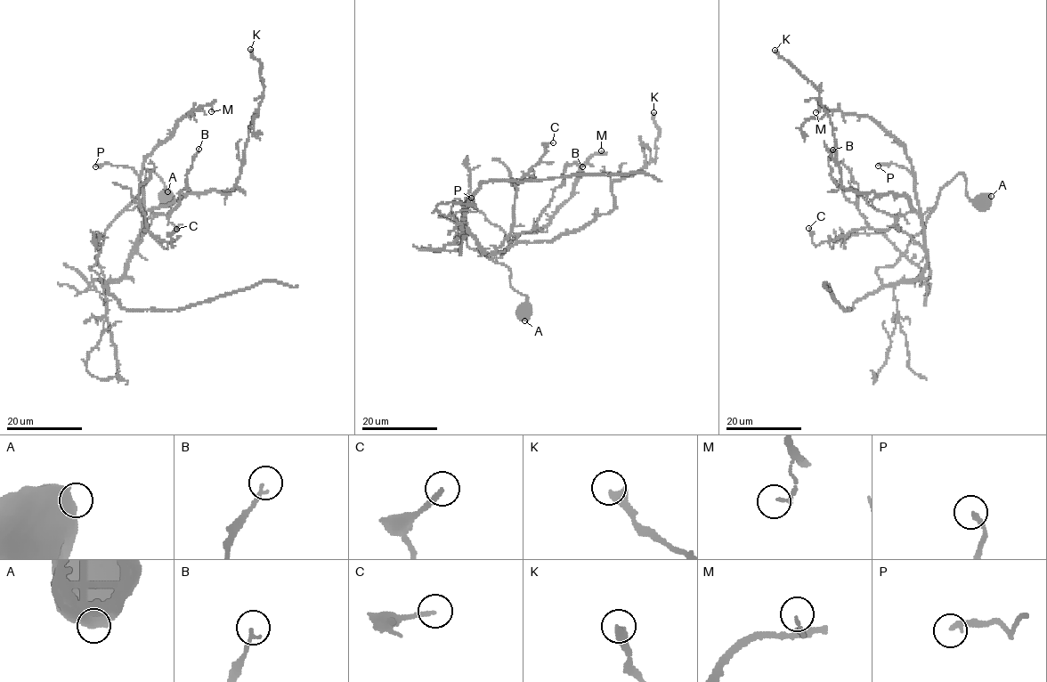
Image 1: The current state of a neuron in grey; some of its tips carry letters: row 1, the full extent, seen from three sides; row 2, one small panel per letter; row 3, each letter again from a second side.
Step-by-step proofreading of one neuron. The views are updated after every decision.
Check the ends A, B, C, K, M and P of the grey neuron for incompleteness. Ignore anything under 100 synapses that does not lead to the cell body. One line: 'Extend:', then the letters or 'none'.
Extend: none

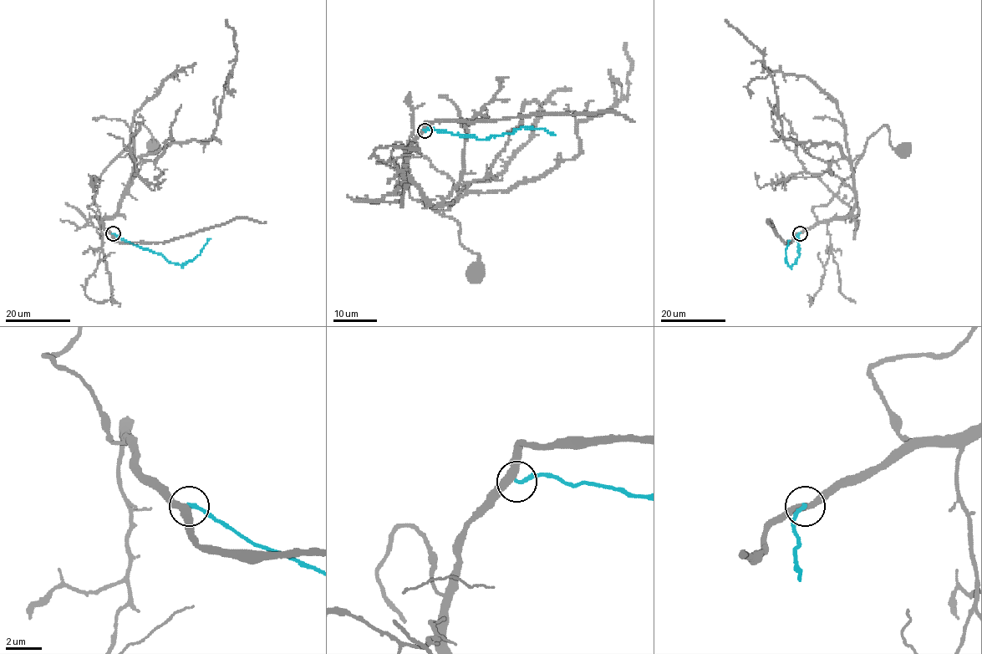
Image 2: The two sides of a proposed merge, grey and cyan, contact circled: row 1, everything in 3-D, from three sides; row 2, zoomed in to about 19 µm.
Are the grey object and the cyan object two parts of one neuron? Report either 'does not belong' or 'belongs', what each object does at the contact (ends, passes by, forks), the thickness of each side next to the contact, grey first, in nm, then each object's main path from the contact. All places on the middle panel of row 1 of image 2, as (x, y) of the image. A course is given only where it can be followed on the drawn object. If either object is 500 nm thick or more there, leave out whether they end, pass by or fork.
does not belong | grey passes by | cyan ends | 400/220 nm | grey via (424, 130), (409, 179), (431, 205), (537, 180), (578, 153), (578, 122), (628, 95), (625, 42) | cyan via (424, 130), (472, 135), (479, 140), (511, 133), (521, 127), (539, 128), (556, 134)

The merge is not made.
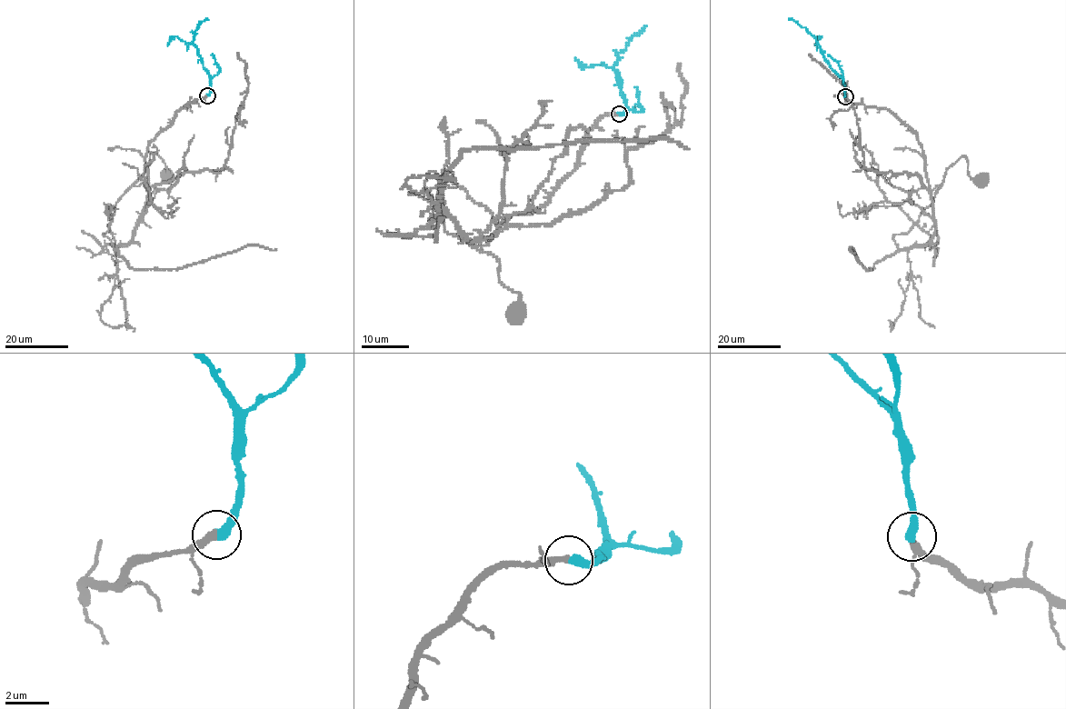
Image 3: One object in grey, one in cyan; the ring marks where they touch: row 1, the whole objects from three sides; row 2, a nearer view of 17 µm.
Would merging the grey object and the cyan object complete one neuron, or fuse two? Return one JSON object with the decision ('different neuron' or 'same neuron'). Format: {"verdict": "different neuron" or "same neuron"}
{"verdict": "same neuron"}

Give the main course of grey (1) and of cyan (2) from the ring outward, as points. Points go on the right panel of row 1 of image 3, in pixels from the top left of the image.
1: (844, 96), (886, 107), (914, 131), (934, 229), (925, 244), (900, 248), (871, 269), (855, 253)
2: (844, 96), (843, 81), (825, 60), (817, 41), (794, 21), (788, 19)

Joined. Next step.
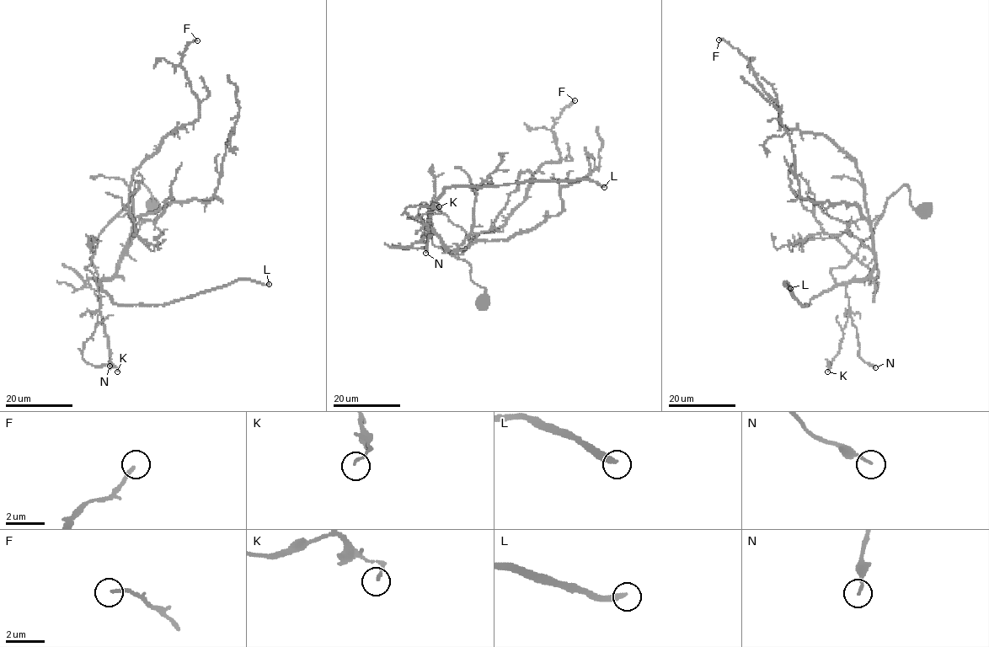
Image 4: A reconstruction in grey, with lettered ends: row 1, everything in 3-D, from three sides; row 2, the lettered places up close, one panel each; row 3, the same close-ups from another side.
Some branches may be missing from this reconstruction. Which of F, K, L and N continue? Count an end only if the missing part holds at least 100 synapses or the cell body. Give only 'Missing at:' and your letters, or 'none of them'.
Missing at: L

